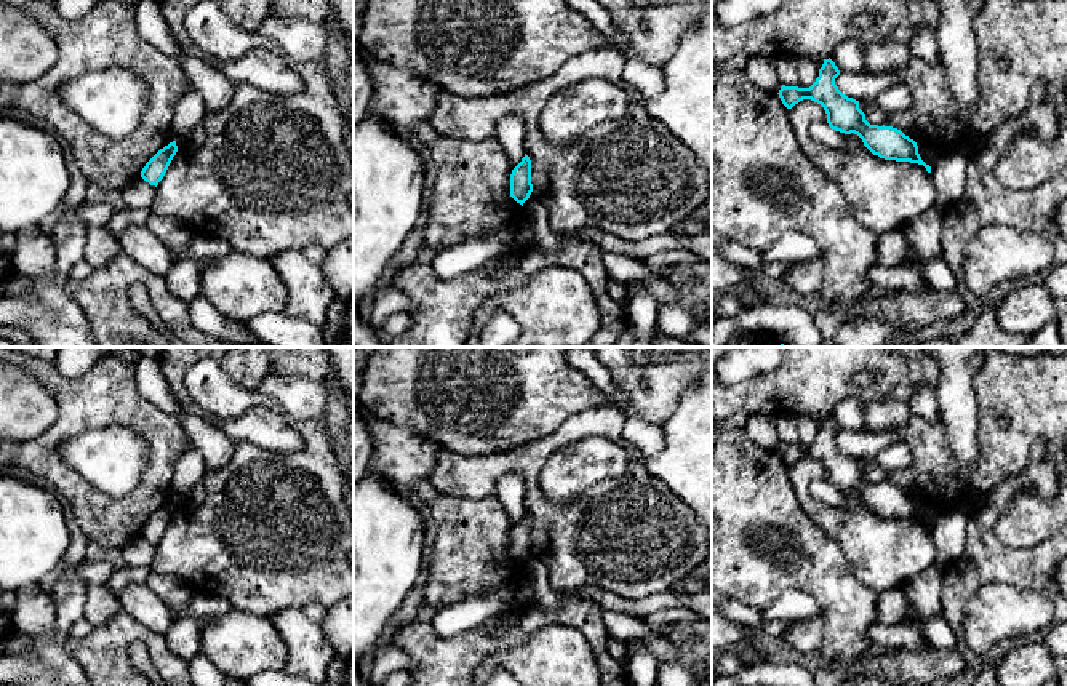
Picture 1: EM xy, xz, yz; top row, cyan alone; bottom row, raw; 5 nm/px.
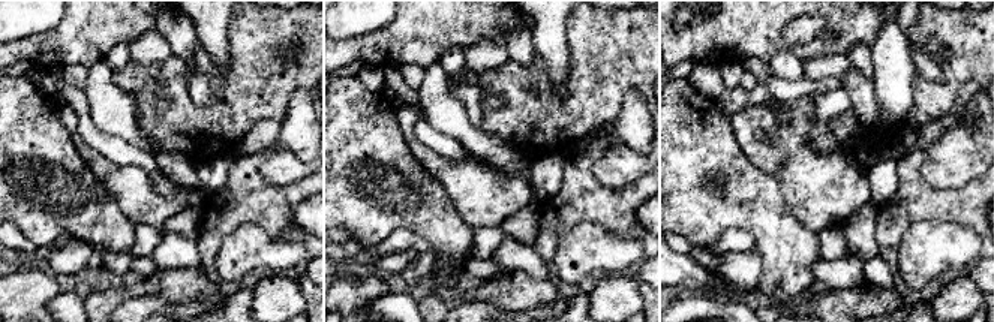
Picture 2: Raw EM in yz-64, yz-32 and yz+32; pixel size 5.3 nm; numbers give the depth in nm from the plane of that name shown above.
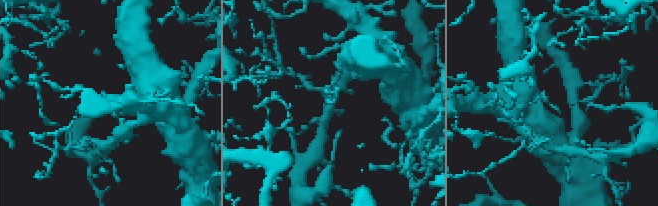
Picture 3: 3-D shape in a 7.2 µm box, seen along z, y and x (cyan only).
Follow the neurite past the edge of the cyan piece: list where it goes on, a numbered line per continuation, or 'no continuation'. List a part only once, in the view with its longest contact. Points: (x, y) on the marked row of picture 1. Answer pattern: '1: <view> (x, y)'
no continuation

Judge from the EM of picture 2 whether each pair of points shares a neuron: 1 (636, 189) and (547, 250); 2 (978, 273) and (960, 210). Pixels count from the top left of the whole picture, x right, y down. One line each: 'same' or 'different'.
1: same
2: different

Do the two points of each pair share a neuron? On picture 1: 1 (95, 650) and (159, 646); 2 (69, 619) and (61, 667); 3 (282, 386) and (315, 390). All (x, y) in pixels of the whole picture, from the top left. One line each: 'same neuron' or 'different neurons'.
1: same neuron
2: same neuron
3: same neuron

